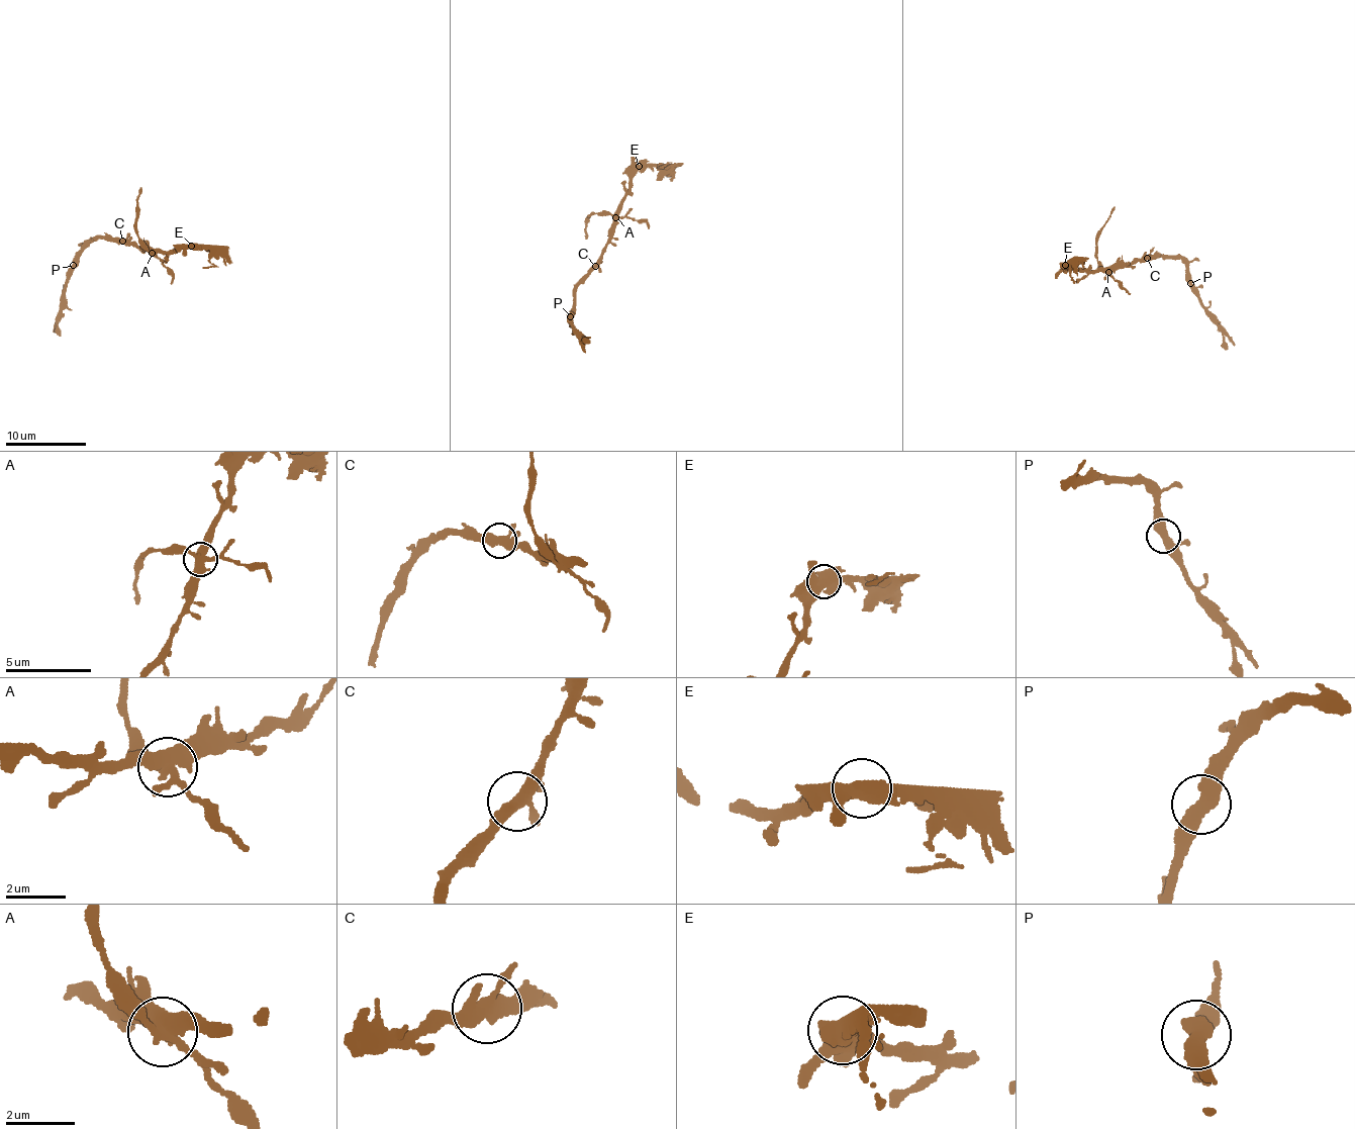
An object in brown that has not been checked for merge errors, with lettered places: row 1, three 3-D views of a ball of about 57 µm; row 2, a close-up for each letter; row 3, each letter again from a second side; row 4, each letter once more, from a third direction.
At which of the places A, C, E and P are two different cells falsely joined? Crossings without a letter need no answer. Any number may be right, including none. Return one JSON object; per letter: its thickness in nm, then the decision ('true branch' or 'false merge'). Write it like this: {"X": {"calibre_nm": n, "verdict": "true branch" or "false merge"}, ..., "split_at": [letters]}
{"A": {"calibre_nm": 420, "verdict": "false merge"}, "C": {"calibre_nm": 380, "verdict": "true branch"}, "E": {"calibre_nm": 550, "verdict": "false merge"}, "P": {"calibre_nm": 400, "verdict": "true branch"}, "split_at": ["A", "E"]}

